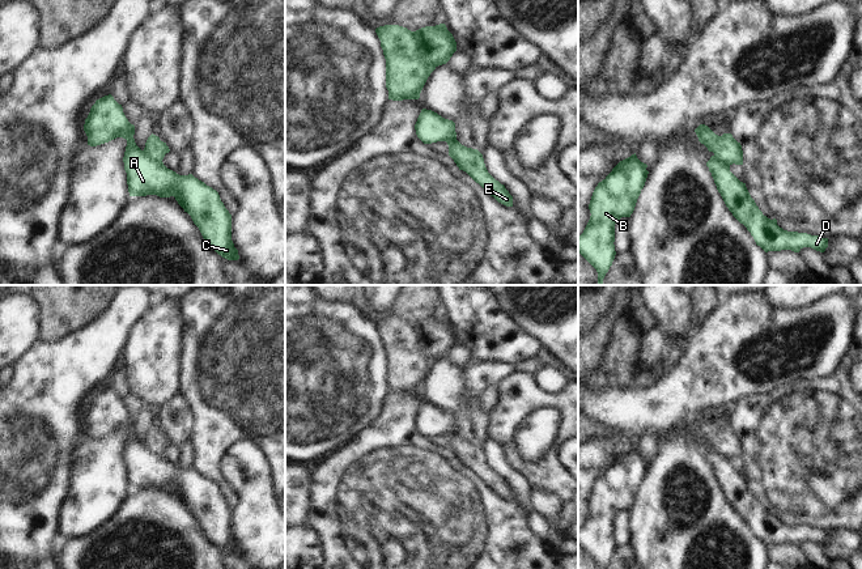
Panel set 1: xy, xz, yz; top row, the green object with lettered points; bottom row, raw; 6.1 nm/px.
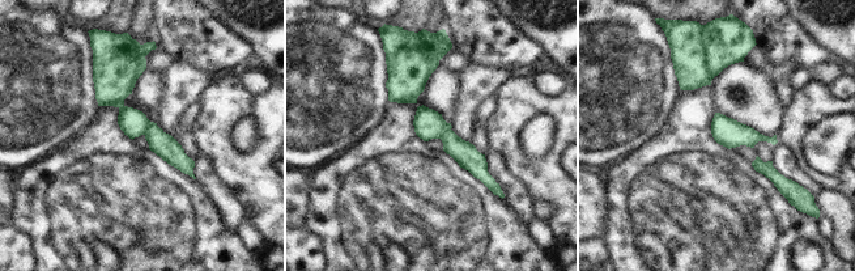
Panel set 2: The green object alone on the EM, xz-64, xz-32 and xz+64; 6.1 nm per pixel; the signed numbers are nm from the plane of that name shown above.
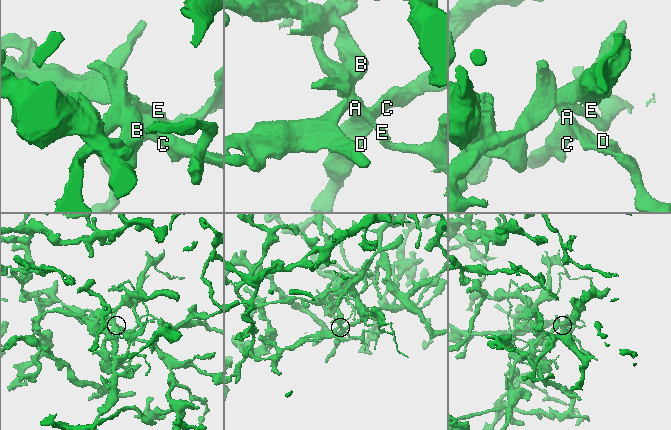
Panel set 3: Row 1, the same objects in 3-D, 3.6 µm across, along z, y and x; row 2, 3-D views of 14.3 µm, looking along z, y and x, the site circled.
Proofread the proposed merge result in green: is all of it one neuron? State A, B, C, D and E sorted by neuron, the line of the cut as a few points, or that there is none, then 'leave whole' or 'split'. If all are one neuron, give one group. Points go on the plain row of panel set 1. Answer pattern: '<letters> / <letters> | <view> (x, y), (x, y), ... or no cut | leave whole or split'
A B C D / E | xz (412, 325), (419, 338), (419, 348), (434, 360) | split

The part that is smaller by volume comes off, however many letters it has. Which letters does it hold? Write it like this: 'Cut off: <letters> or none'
Cut off: E.

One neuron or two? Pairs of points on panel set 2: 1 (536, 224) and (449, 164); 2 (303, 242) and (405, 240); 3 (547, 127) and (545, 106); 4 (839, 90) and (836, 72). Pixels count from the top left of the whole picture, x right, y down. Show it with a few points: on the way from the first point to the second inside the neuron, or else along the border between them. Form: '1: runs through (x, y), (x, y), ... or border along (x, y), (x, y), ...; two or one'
1: border along (526, 225), (527, 234), (544, 250); two
2: border along (302, 225), (319, 237), (322, 252), (326, 257); two
3: border along (543, 113), (547, 113), (553, 119), (553, 143); two
4: border along (841, 73), (829, 85); two

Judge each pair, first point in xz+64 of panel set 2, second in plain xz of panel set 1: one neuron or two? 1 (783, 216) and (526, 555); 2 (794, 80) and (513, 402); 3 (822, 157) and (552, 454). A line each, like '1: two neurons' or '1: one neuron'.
1: one neuron
2: two neurons
3: two neurons

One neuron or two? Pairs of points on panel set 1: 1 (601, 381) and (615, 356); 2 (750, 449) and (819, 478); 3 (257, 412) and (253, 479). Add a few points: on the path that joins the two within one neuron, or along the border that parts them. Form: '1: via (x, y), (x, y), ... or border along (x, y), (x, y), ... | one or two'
1: via (607, 374), (615, 366), (615, 362) | one
2: via (767, 449), (790, 449), (802, 461) | one
3: border along (240, 438), (257, 445), (270, 471) | two

